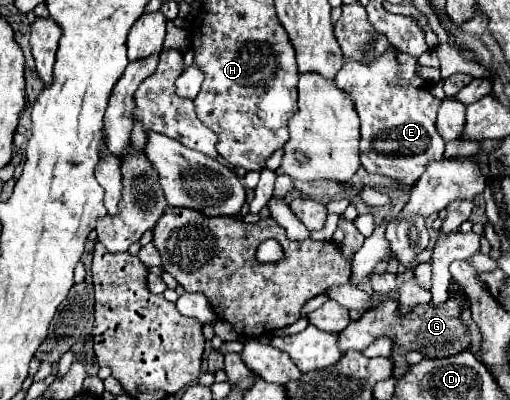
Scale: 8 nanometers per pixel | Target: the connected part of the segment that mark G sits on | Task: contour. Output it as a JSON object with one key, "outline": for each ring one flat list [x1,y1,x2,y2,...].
{"outline":[[450,282,448,288,448,300,432,306,432,304,424,304,424,306,416,306,416,310,410,310,408,314,400,314,398,306,400,302,396,298,384,298,382,302,378,302,374,308,366,310,364,316,356,322,350,322,348,328,344,328,340,332,340,350,364,350,368,344,372,344,376,338,380,338,382,334,388,336,394,346,406,350,406,352,422,352,426,358,450,358,452,354,460,354,460,350,468,350,472,340,470,340,470,332,468,328,462,324,460,320,460,312,464,308,464,304,468,302,468,296,464,294,460,282]]}

